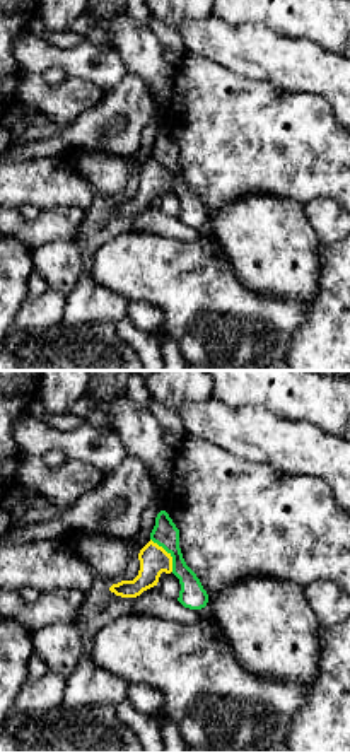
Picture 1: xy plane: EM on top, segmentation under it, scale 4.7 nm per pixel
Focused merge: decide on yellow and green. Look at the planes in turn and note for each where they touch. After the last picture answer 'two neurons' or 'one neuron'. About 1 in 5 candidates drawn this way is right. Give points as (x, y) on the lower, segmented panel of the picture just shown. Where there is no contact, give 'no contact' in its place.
(168, 554)

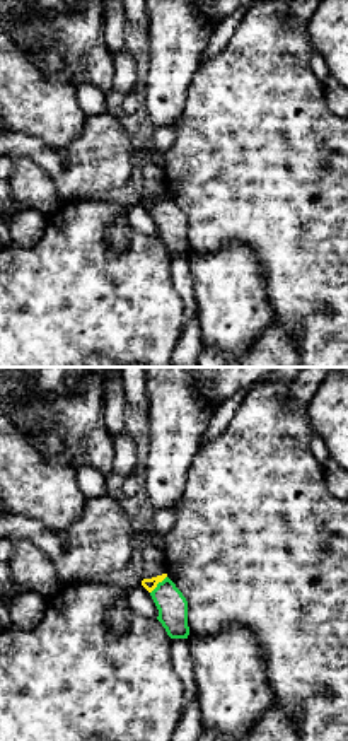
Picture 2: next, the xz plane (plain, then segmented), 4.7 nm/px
(157, 583)

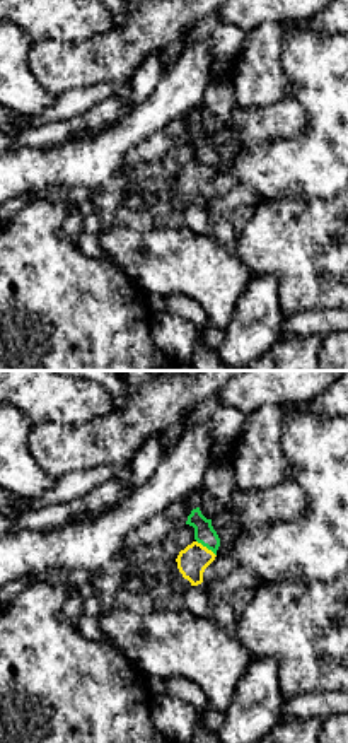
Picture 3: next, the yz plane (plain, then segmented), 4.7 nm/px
(205, 547)

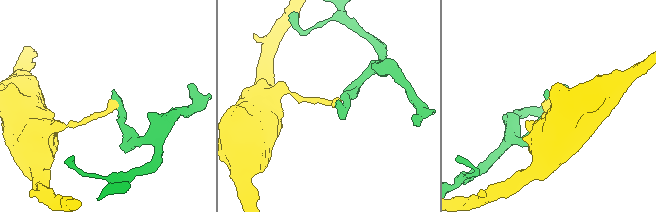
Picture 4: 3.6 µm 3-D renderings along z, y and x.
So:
two neurons

